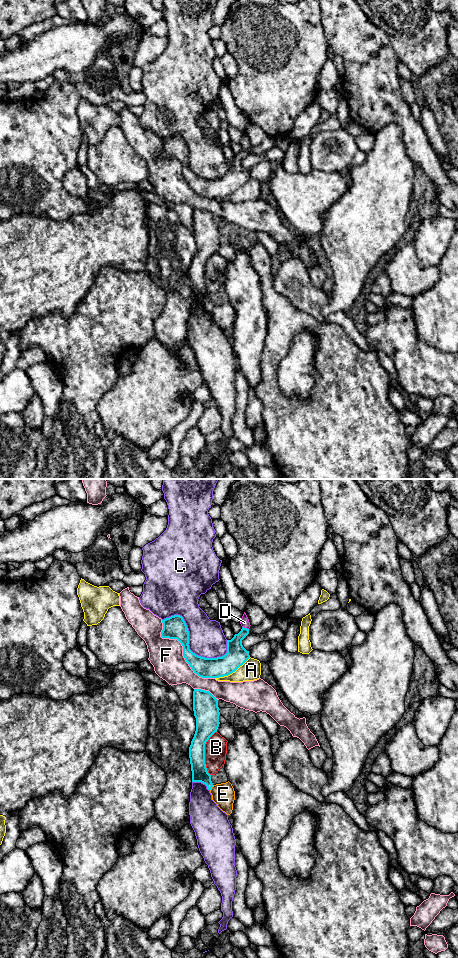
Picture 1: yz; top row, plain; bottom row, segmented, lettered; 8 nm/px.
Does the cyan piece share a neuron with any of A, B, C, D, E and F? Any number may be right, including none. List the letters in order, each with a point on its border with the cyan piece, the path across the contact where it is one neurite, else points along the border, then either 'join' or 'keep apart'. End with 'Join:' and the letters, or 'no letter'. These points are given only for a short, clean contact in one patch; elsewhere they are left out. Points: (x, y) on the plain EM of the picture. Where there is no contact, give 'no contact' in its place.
A: meets cyan in yz at (232, 192); keep apart
B: meets cyan in yz at (204, 273); keep apart
C: meets cyan in yz at (188, 162); keep apart
D: meets cyan in yz at (245, 148); runs through yz (237, 175), (237, 159), (245, 148), (244, 142); join
E: meets cyan in yz at (211, 307); keep apart
F: meets cyan in yz at (183, 170); keep apart
Join: D

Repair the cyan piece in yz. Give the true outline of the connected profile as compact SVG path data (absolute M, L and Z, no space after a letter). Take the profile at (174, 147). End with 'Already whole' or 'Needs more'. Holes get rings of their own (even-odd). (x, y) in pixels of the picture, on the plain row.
M245 132L240 141L241 151L235 154L231 160L227 160L227 173L217 178L201 177L189 169L189 151L182 136L171 136L162 140L162 143L161 157L177 159L182 164L186 182L199 197L219 198L228 196L250 178L249 171L242 165L242 160L249 154L251 146Z. Needs more

